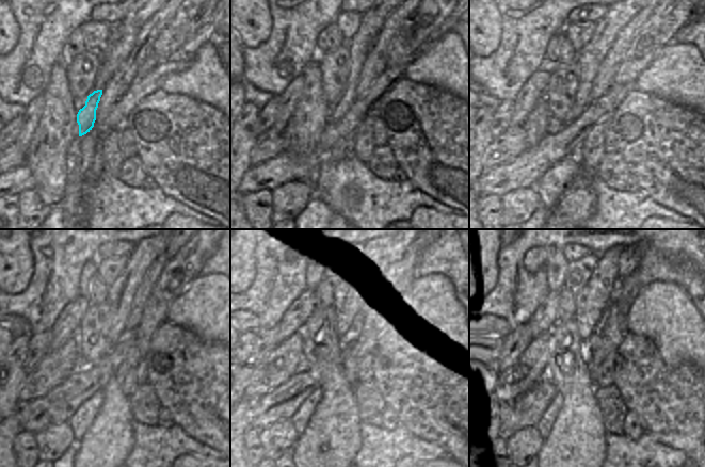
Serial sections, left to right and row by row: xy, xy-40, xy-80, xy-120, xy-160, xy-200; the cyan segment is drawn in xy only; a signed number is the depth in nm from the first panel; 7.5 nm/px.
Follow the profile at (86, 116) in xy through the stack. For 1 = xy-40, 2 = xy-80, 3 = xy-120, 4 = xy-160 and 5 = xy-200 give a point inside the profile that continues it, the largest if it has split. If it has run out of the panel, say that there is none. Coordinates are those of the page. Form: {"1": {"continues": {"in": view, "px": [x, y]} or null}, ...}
{"1": {"continues": {"in": "xy-40", "px": [331, 107]}}, "2": {"continues": {"in": "xy-80", "px": [589, 59]}}, "3": {"continues": {"in": "xy-120", "px": [111, 300]}}, "4": {"continues": {"in": "xy-160", "px": [348, 301]}}, "5": {"continues": {"in": "xy-200", "px": [587, 300]}}}

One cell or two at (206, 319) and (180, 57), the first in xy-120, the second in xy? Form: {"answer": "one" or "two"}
{"answer": "two"}

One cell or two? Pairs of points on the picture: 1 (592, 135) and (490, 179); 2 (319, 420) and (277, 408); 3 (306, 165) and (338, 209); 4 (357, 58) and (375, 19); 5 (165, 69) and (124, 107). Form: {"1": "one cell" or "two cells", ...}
{"1": "one cell", "2": "two cells", "3": "two cells", "4": "one cell", "5": "one cell"}

